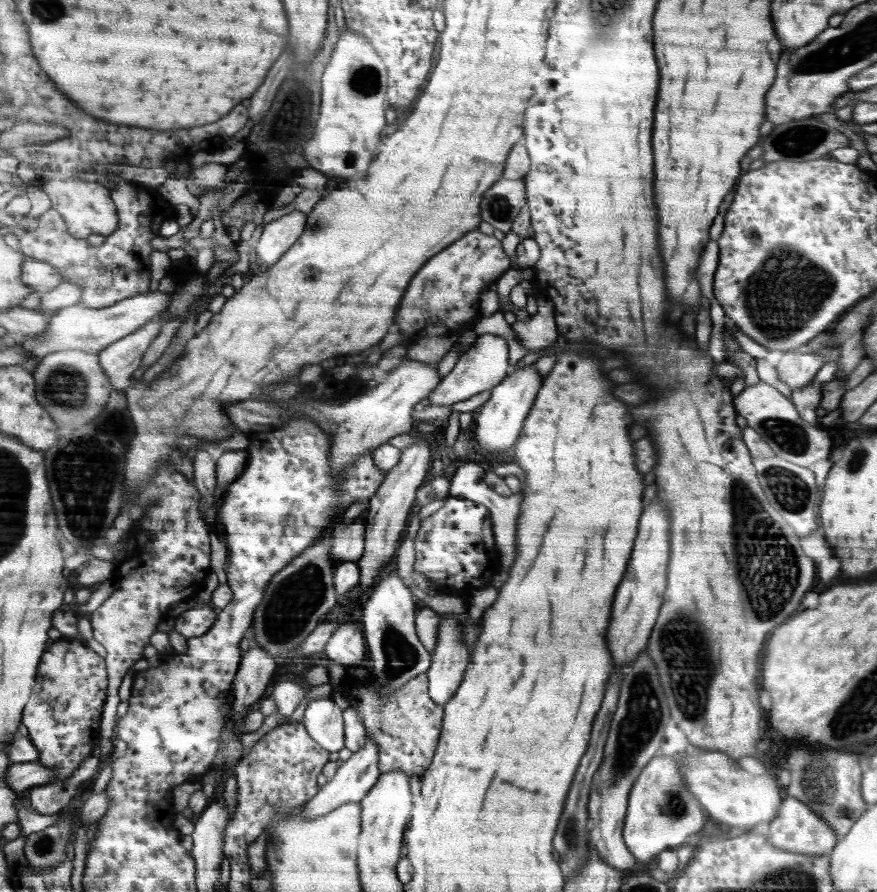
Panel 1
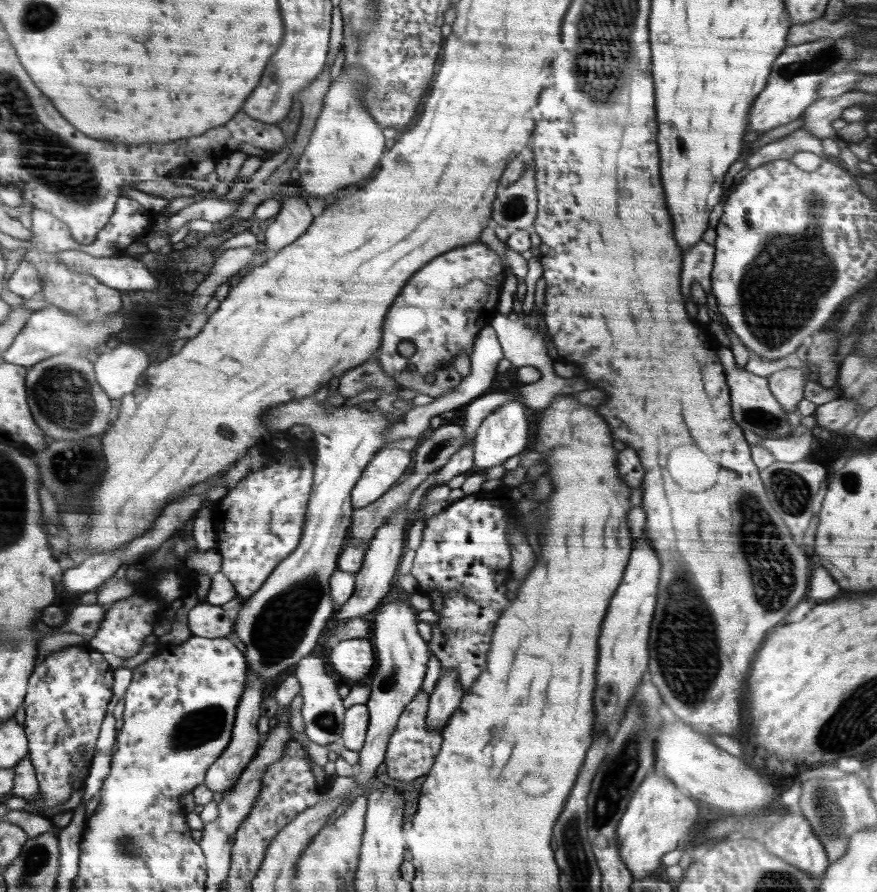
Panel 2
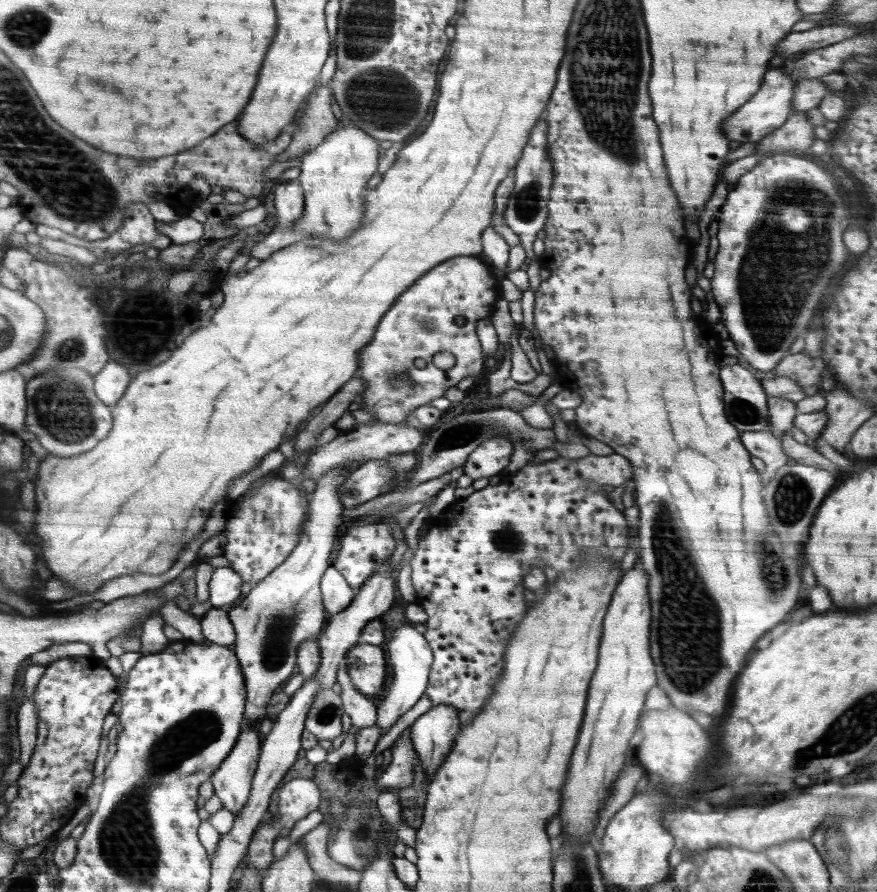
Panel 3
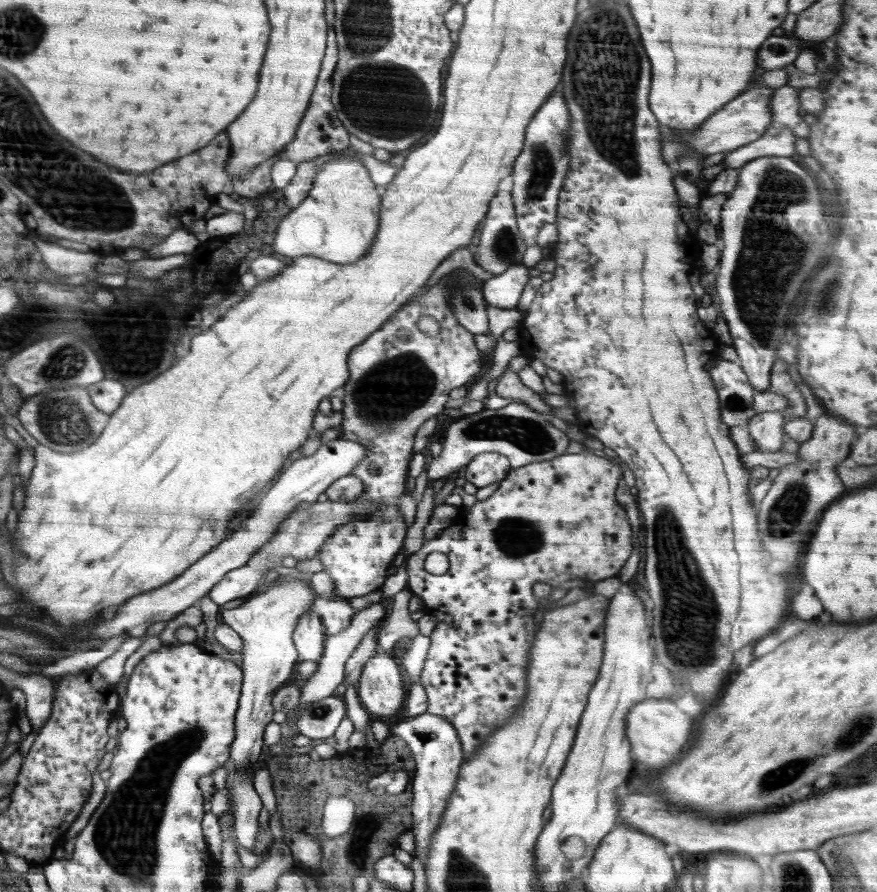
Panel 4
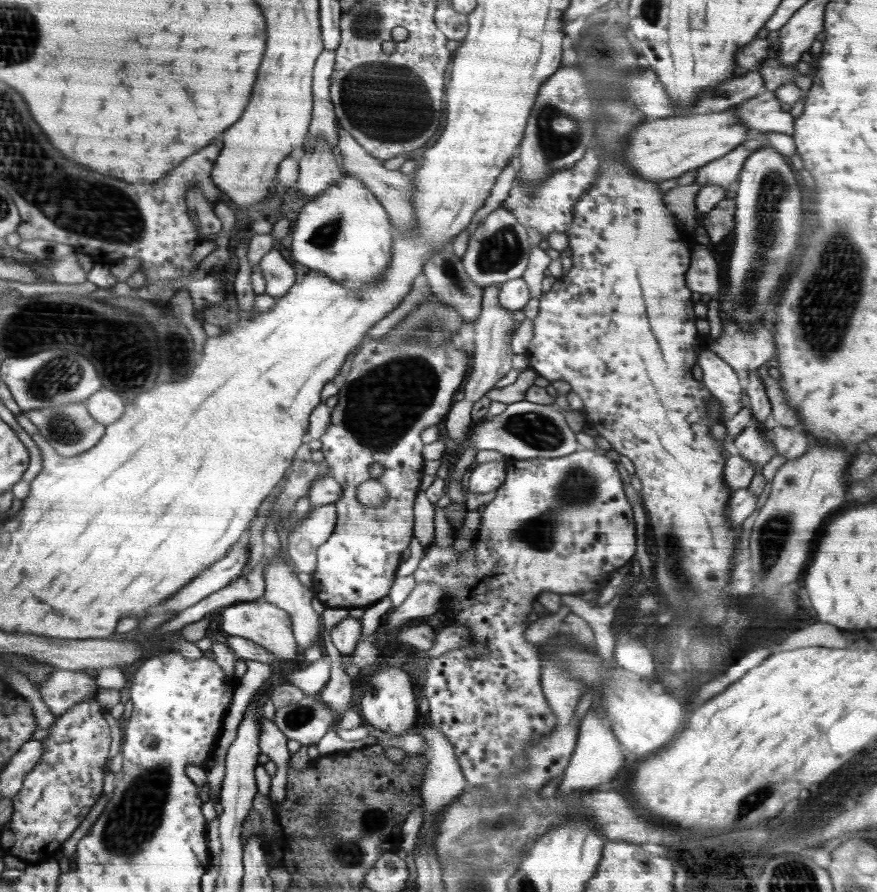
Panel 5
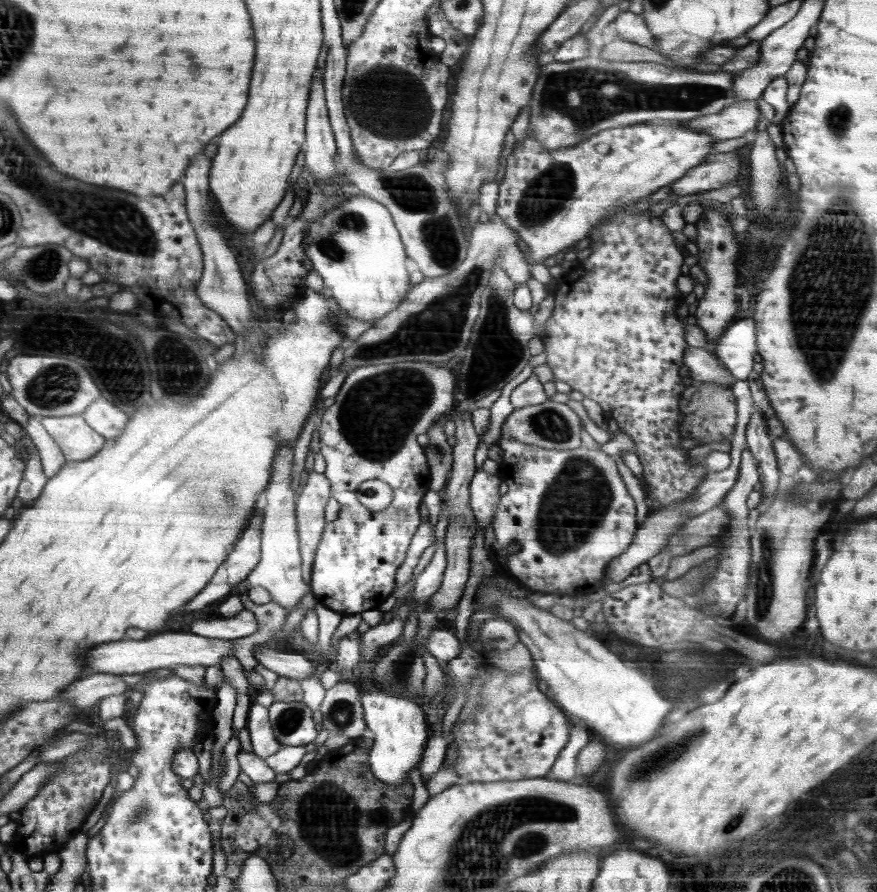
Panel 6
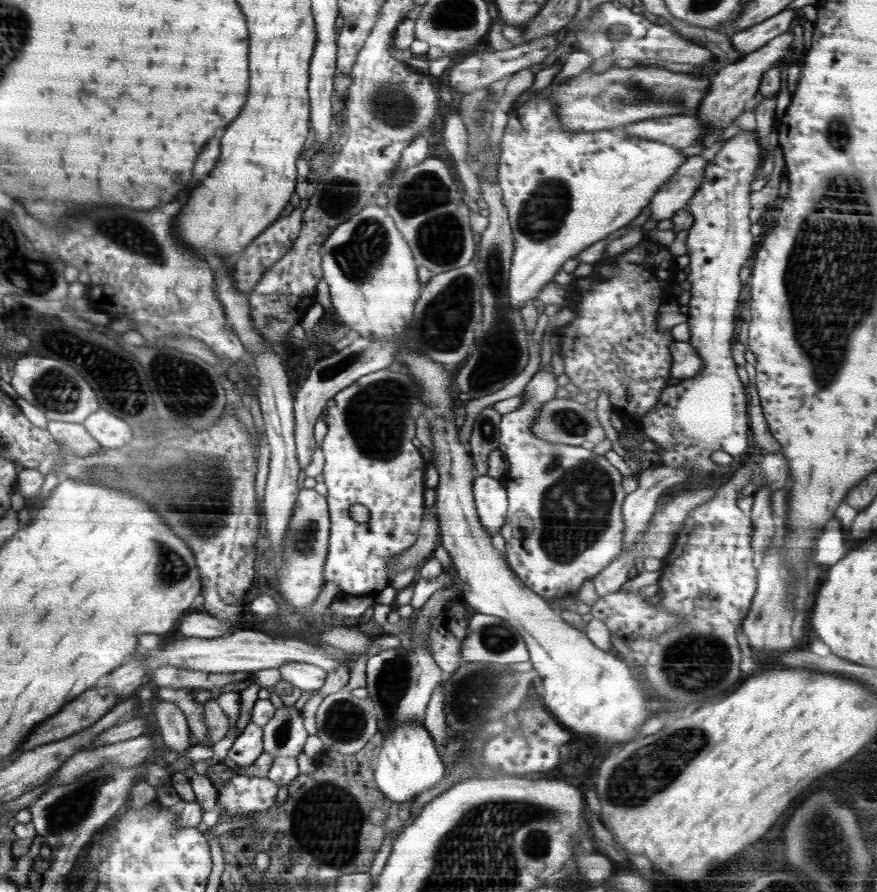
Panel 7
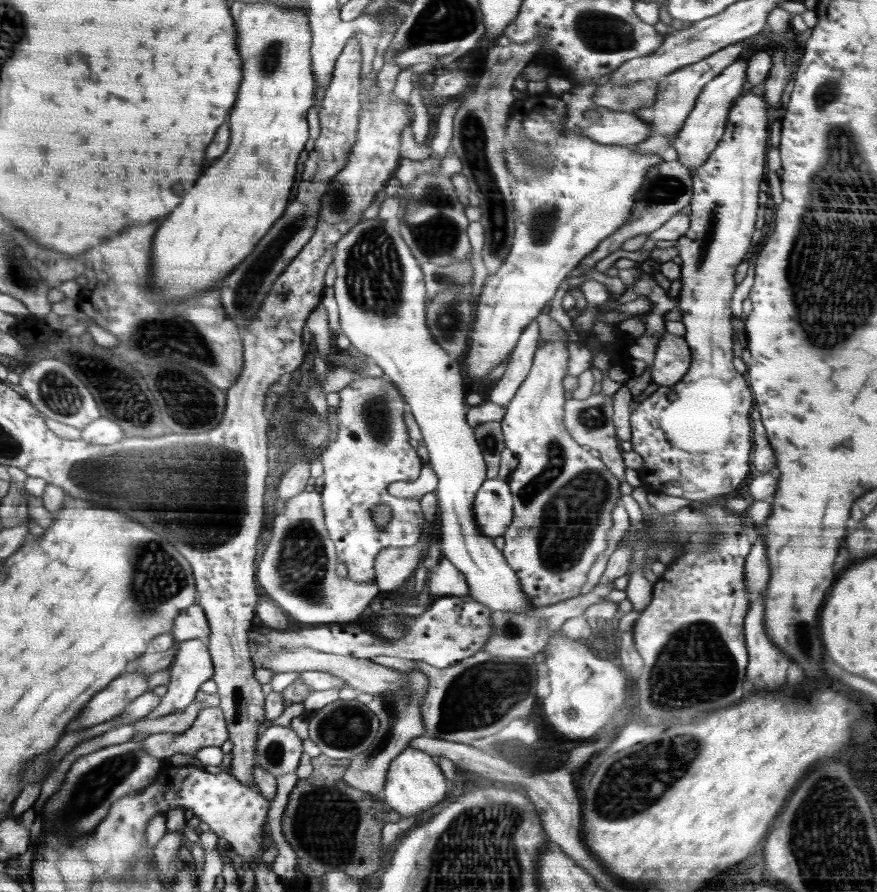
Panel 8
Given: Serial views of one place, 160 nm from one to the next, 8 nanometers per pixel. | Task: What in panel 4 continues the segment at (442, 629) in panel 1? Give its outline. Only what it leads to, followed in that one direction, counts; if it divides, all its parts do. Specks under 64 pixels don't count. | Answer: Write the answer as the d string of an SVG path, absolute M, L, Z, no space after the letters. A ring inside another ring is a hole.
M428 711L416 715L414 718L395 723L389 731L408 744L408 748L410 748L410 752L414 755L416 761L416 770L412 782L411 813L413 827L410 832L415 841L412 856L425 864L432 837L437 832L443 812L446 810L459 777L459 770L464 761L462 746L455 726L452 726L446 717Z

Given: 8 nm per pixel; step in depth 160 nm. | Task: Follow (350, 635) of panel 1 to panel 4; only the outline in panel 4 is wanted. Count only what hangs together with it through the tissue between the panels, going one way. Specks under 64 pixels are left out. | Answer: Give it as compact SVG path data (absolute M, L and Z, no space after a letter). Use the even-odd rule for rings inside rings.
M378 651L366 661L356 689L372 718L392 720L404 708L404 680L388 652Z

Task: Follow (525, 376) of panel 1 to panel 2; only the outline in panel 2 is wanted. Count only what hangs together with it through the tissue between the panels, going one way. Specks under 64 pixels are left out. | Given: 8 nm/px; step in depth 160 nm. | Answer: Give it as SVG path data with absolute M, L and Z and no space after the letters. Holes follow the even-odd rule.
M511 400L492 411L478 427L473 443L474 467L473 471L481 472L482 468L504 465L508 458L522 452L528 444L528 420L526 420L524 403Z

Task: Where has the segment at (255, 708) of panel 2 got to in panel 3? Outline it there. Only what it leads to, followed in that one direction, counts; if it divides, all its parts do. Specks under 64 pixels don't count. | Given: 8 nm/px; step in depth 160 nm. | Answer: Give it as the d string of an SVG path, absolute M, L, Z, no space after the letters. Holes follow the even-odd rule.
M247 722L237 745L210 778L216 796L232 814L238 814L249 801L262 742L256 725Z

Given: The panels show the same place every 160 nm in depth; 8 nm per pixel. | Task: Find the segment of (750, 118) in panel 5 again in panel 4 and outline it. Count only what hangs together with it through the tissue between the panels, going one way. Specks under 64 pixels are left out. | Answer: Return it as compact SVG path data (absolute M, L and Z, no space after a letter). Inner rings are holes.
M784 85L776 89L772 98L773 122L790 129L796 136L807 138L809 126L800 116L799 89Z

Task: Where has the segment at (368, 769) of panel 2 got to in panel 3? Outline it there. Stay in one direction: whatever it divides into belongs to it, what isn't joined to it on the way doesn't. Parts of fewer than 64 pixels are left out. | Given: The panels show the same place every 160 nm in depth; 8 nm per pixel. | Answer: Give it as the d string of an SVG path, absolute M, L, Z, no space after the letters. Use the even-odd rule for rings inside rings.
M413 624L402 625L394 631L392 638L385 646L385 652L390 673L388 687L386 694L382 694L375 702L377 706L376 725L383 730L383 734L392 729L396 722L425 696L433 663L432 649L428 646L424 635L420 634Z

